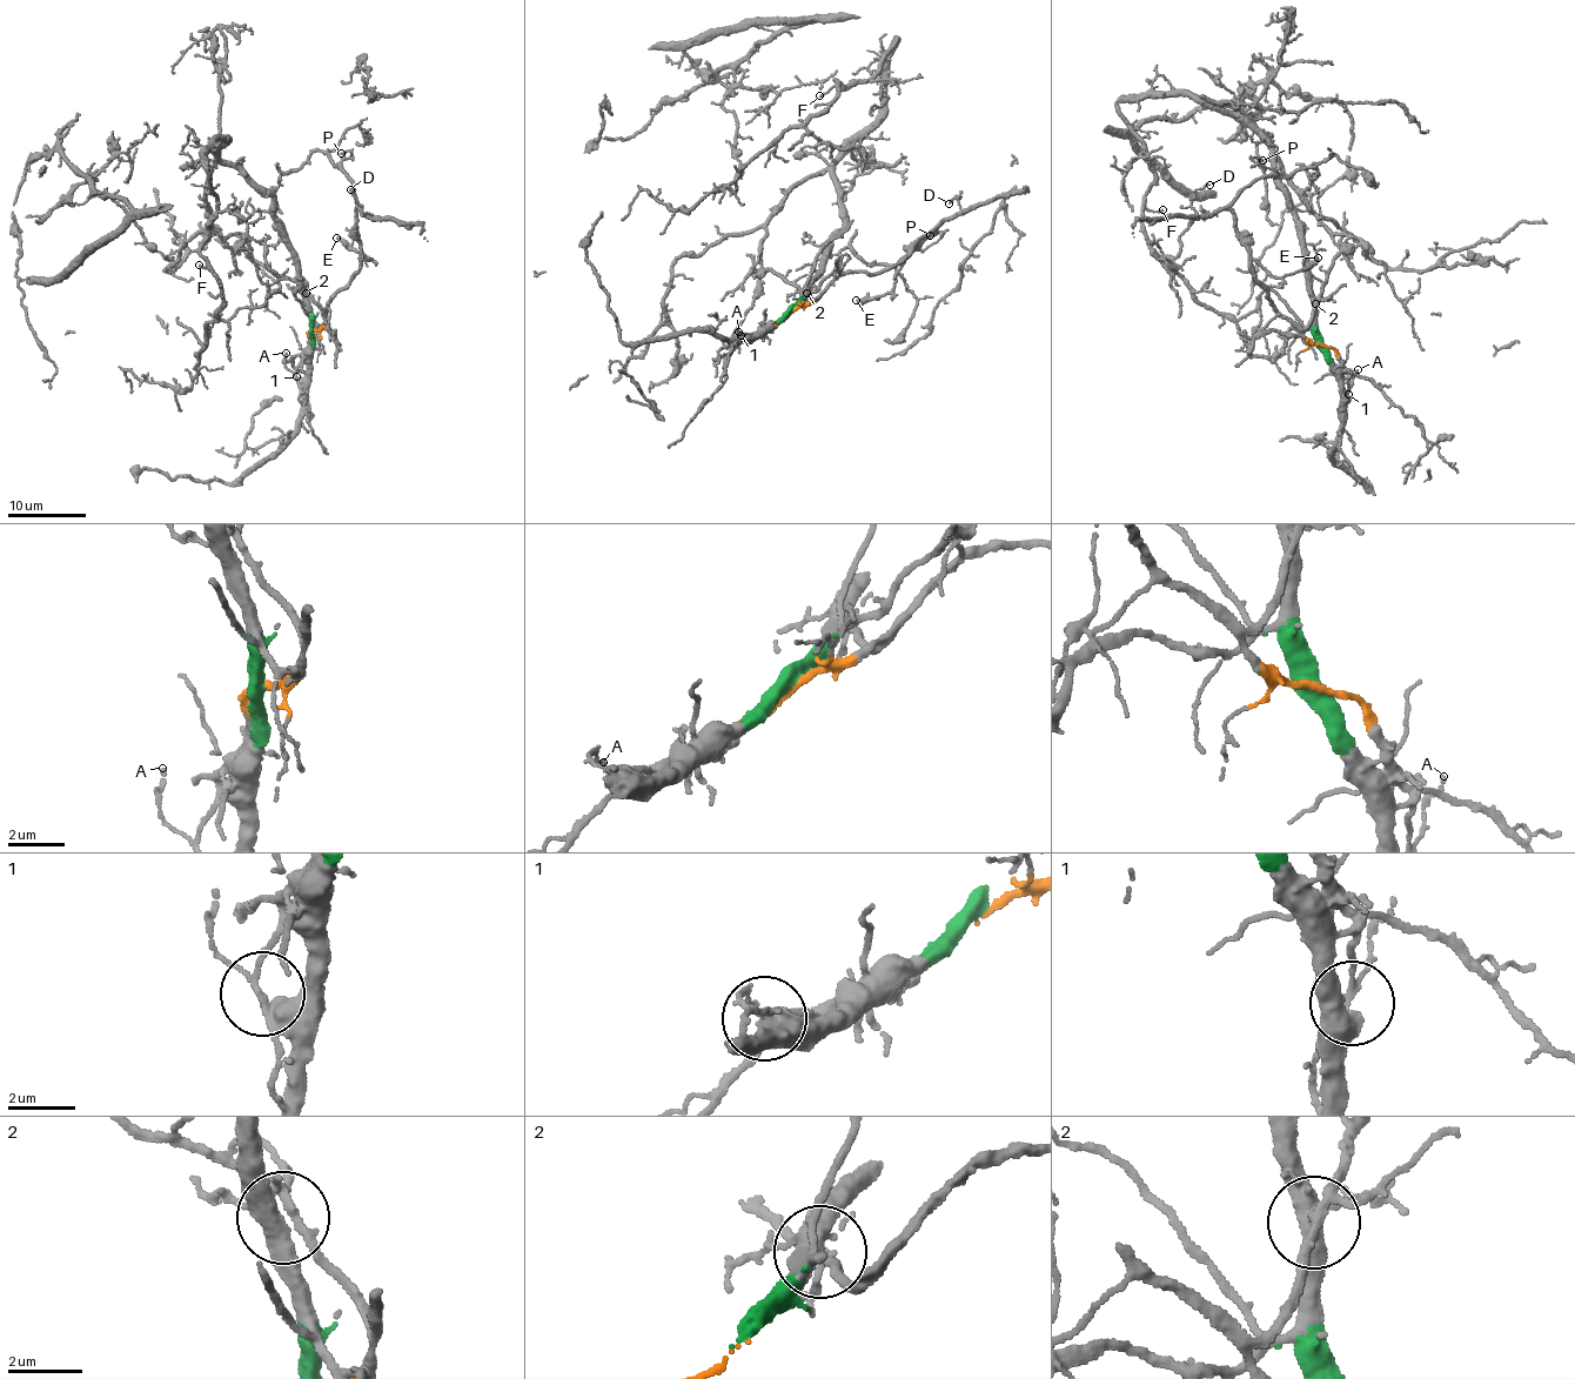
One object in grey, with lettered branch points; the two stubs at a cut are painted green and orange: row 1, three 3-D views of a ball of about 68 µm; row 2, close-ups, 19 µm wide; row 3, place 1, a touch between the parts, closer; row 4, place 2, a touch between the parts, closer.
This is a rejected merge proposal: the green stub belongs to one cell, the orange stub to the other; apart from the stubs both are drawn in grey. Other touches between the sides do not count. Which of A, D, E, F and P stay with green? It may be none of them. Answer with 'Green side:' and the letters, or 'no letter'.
Green side: A, F

